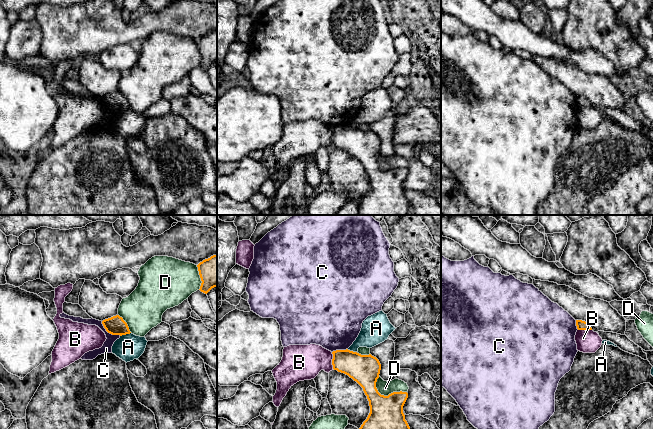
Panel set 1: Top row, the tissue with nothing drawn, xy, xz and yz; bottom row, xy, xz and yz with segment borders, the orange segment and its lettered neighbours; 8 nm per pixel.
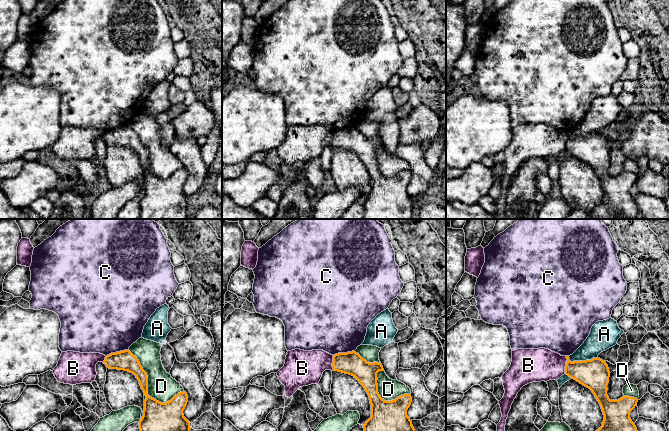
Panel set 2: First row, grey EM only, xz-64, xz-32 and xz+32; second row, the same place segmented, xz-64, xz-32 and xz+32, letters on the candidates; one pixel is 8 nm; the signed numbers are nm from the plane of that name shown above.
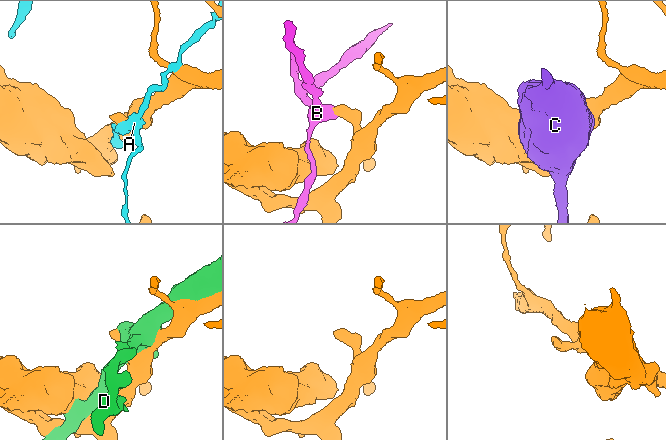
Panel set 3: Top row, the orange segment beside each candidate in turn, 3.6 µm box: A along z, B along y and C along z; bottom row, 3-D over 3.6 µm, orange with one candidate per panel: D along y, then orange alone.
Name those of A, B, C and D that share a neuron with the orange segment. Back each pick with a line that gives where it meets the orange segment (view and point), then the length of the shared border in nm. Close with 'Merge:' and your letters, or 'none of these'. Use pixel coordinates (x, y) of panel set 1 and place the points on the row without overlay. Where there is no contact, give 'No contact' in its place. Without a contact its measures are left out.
Merge: none of these

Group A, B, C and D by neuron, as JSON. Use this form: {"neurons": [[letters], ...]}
{"neurons": [["A"], ["B"], ["C"], ["D"]]}

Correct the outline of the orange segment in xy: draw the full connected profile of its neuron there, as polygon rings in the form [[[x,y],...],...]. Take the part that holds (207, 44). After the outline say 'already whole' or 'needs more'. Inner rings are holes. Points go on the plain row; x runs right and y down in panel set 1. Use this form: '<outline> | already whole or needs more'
[[[217,30],[203,36],[197,43],[202,57],[199,66],[207,70],[212,64],[217,63]]] | already whole

